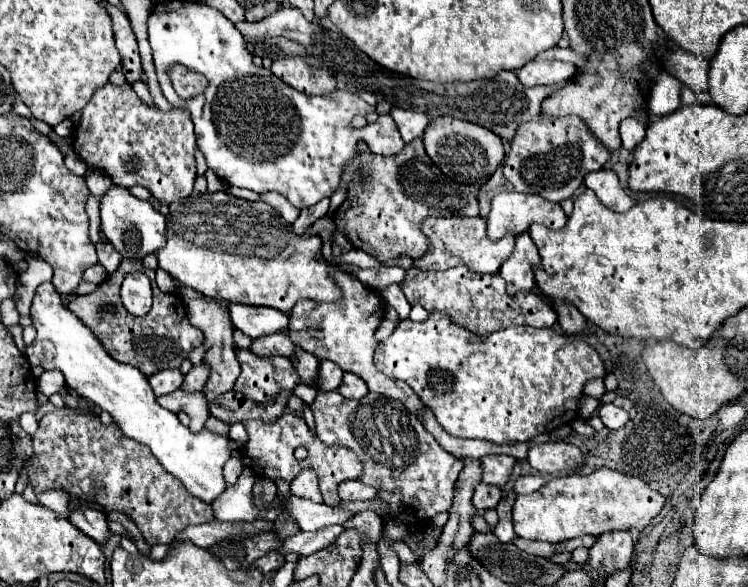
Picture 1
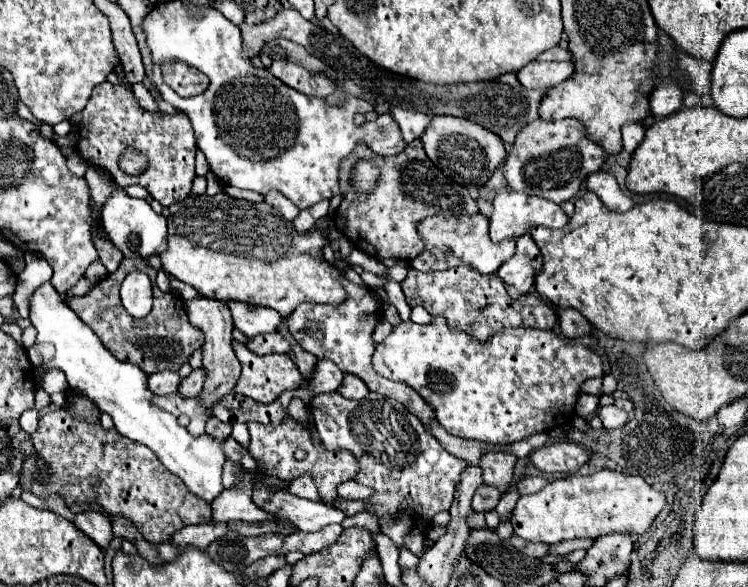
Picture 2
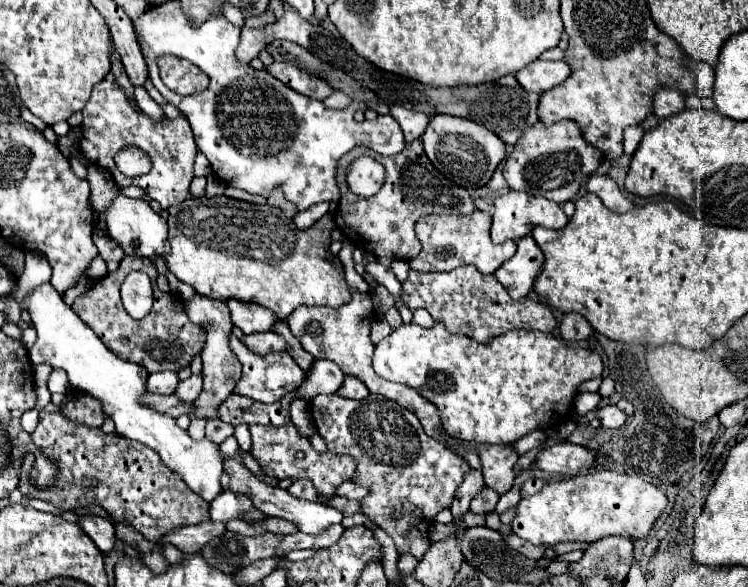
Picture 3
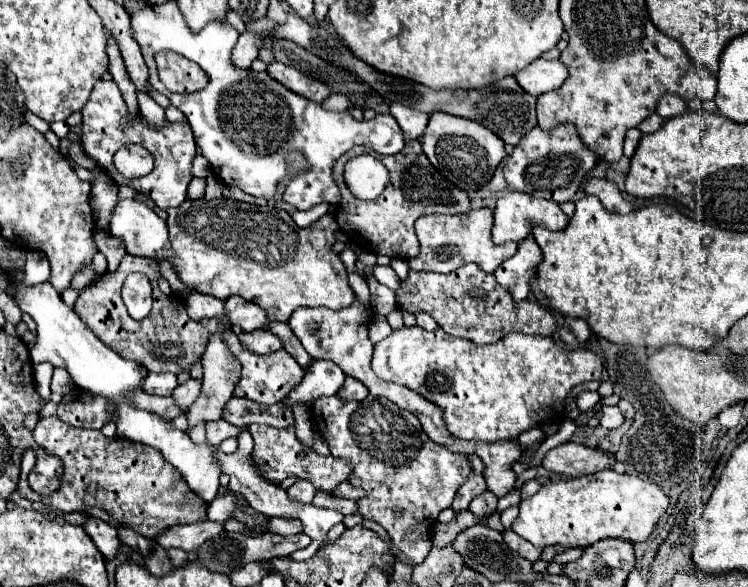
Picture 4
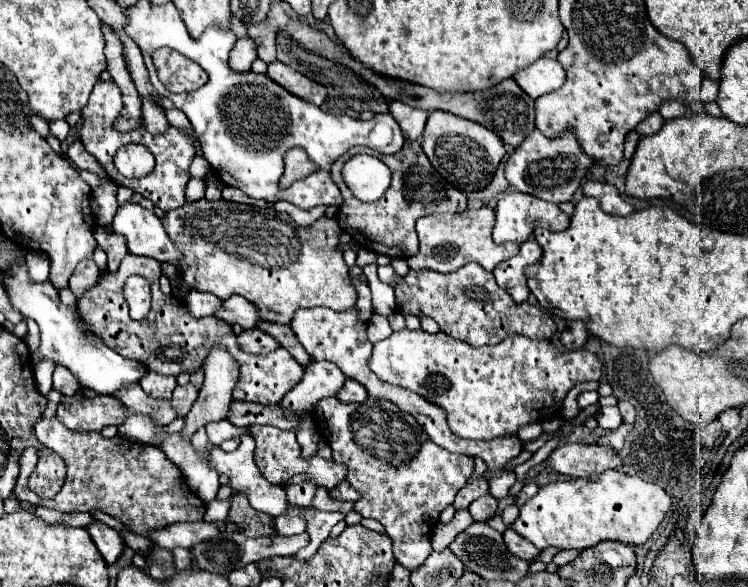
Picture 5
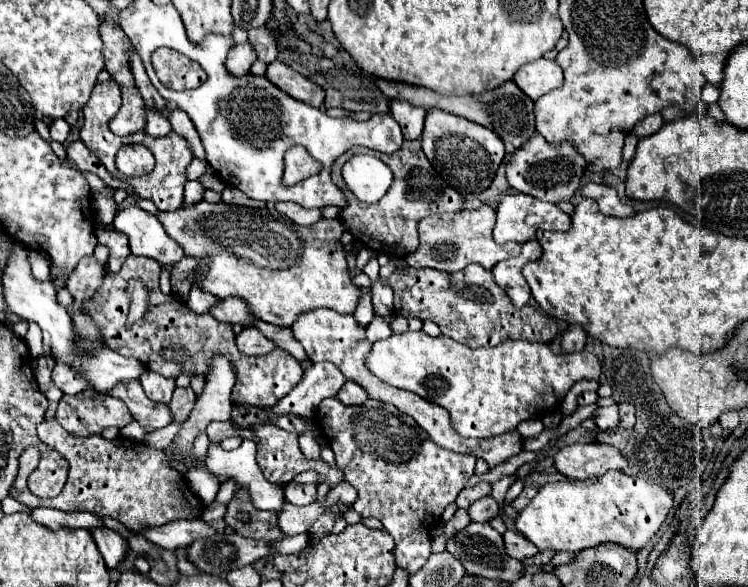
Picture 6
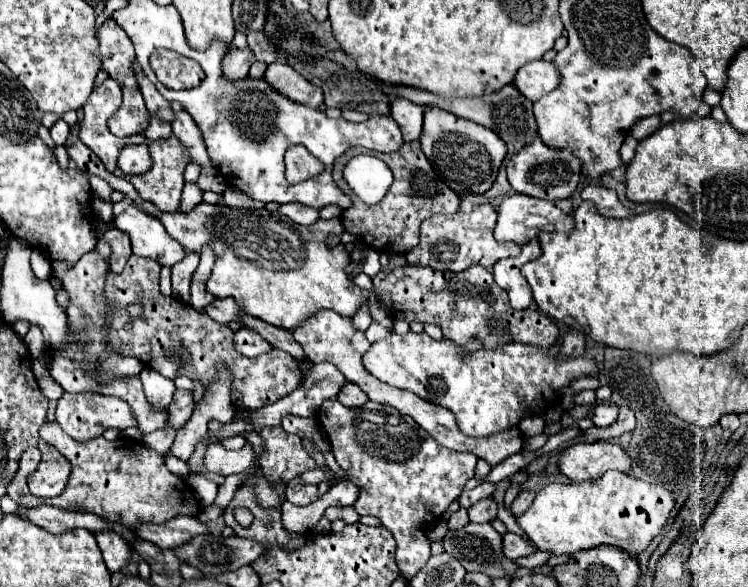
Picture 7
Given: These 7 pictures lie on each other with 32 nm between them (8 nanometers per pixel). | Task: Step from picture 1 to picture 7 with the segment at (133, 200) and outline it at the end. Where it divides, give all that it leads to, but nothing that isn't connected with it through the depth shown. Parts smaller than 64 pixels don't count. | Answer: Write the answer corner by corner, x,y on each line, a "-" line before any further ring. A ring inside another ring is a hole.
130,206
116,216
114,226
130,236
132,252
136,256
152,258
168,268
186,256
184,248
166,234
162,222
136,206

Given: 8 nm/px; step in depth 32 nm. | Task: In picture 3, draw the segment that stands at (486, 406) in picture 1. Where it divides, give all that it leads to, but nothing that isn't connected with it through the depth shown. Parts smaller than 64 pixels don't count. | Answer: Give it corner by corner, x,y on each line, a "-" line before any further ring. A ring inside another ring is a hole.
436,320
432,328
422,328
414,322
410,324
402,324
398,326
390,336
386,336
380,344
376,344
376,350
374,350
374,360
372,360
372,366
376,370
378,376
390,380
390,382
400,382
400,384
406,384
410,388
414,388
420,396
424,396
428,402
432,402
438,412
440,412
440,420
442,420
442,426
444,430
454,436
454,438
460,438
460,440
468,440
468,442
484,442
484,444
514,444
516,440
520,440
522,436
534,432
534,430
546,430
546,428
556,428
556,426
562,426
566,424
570,418
572,418
572,406
574,406
574,398
576,398
576,388
586,382
586,380
592,380
592,378
600,378
602,376
602,358
598,354
594,354
592,350
586,350
582,346
564,346
564,340
556,338
554,334
546,334
546,332
536,332
536,330
508,330
496,338
492,338
488,344
478,344
476,340
464,336
464,334
452,334
446,330
446,326

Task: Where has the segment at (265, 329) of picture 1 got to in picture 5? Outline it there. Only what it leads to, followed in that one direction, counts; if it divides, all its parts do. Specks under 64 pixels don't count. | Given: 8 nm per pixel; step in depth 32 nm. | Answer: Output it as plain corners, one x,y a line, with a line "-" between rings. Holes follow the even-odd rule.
230,296
224,300
224,312
218,312
216,316
228,324
240,324
242,330
252,330
264,322
260,310
242,296

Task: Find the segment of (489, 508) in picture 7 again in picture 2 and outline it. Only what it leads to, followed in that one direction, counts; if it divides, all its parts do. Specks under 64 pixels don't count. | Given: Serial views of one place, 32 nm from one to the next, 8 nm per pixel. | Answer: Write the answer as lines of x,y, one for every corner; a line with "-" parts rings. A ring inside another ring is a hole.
482,484
482,486
476,490
474,498
472,498
472,508
474,508
474,512
494,510
496,504
498,504
498,500
500,500
500,496
502,496
502,492
498,492
498,488
492,488
492,486
488,486
488,484

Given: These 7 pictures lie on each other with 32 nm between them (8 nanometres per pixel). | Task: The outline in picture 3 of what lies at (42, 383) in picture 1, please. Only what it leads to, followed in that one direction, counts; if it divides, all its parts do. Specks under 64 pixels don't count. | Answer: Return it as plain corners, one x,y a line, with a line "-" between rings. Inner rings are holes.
52,370
52,372
50,372
46,386
48,386
48,390
50,390
52,394
54,394
54,392
62,392
62,394
68,394
68,392
70,392
68,378
66,378
64,372
60,372
60,370

